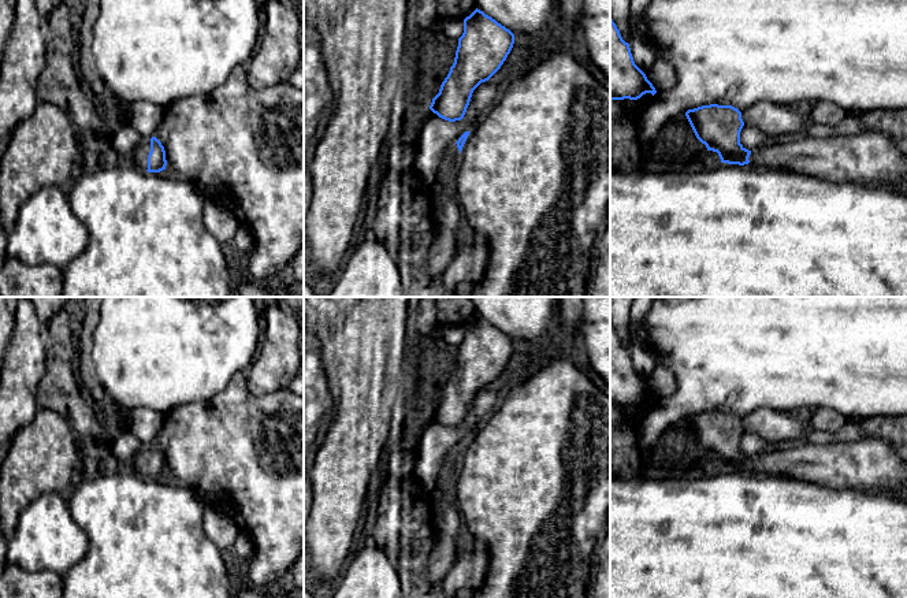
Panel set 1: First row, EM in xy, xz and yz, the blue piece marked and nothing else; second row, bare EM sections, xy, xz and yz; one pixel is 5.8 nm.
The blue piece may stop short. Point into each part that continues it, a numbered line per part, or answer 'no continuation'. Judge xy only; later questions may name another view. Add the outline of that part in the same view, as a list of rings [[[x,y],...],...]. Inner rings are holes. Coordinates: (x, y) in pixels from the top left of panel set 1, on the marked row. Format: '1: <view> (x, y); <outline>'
1: xy (140, 153); [[[145,138],[131,153],[134,157],[135,166],[144,171],[148,170],[149,152],[150,152],[150,138]]]

